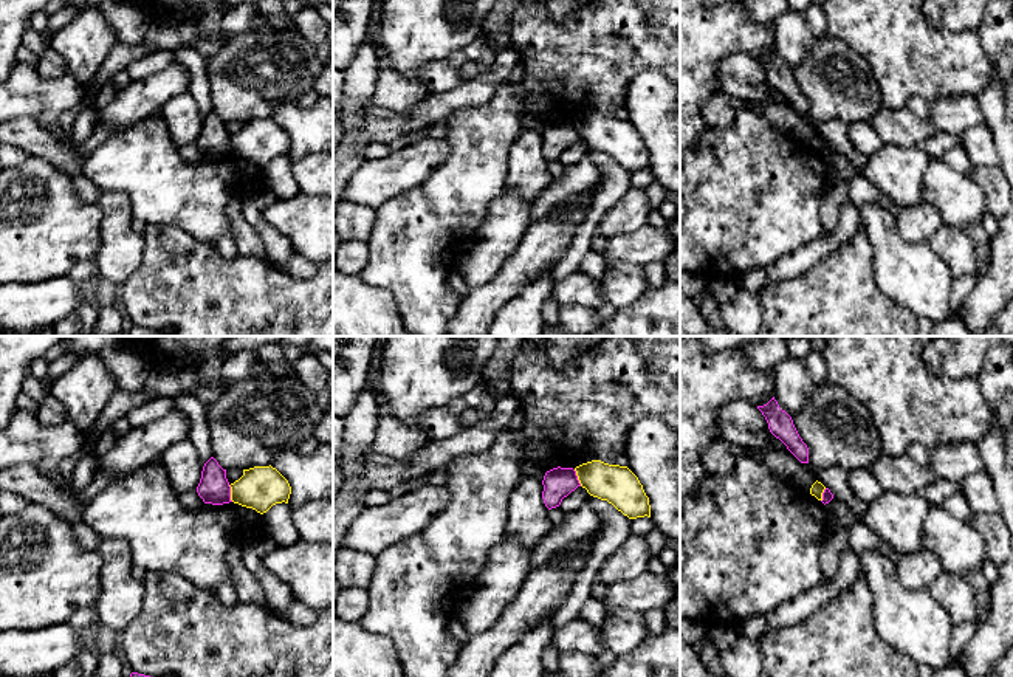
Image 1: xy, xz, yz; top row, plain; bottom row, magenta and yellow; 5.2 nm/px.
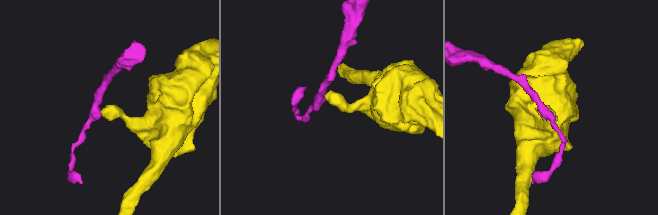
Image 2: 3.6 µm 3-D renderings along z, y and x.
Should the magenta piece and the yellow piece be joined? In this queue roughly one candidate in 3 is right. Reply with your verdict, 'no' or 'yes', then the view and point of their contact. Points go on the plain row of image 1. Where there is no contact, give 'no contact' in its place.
no; meets magenta in xy at (230, 146)

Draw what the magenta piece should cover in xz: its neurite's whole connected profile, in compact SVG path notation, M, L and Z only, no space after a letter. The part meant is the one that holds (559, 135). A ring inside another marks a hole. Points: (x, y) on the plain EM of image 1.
M553 121L545 125L542 152L548 163L561 158L562 152L581 139L573 121Z

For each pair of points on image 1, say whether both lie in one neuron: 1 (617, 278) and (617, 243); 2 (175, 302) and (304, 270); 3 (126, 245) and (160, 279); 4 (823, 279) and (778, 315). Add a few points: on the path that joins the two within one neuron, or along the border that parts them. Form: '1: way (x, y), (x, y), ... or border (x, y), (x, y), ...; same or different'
1: border (607, 262), (629, 262), (642, 267); different
2: border (288, 271), (301, 278), (312, 278), (316, 273); different
3: border (143, 236), (143, 261), (121, 287); different
4: way (812, 290), (789, 313); same

